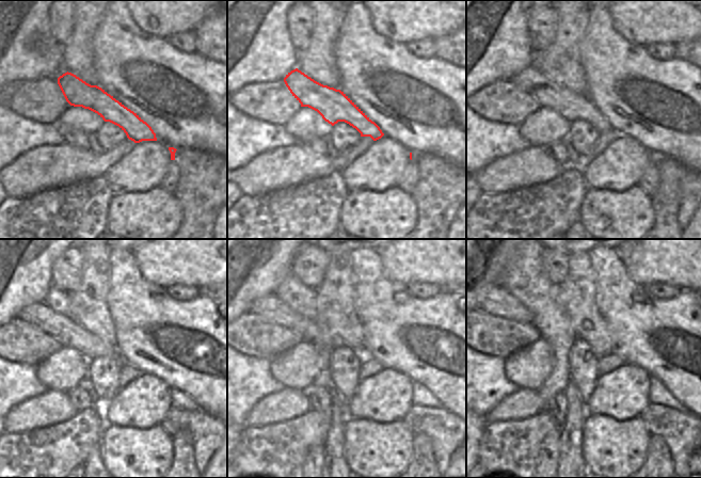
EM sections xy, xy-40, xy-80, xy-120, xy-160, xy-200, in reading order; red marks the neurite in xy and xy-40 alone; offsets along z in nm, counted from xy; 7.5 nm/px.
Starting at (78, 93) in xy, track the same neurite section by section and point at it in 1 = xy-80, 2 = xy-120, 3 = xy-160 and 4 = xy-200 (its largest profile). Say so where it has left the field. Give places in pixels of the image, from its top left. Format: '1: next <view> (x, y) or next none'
1: next xy-80 (571, 106)
2: next xy-120 (62, 328)
3: next xy-160 (271, 307)
4: next xy-200 (494, 300)

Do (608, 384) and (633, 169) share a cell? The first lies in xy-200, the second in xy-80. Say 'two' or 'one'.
one

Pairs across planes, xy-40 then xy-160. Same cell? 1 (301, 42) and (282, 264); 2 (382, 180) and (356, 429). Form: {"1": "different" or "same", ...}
{"1": "different", "2": "different"}

